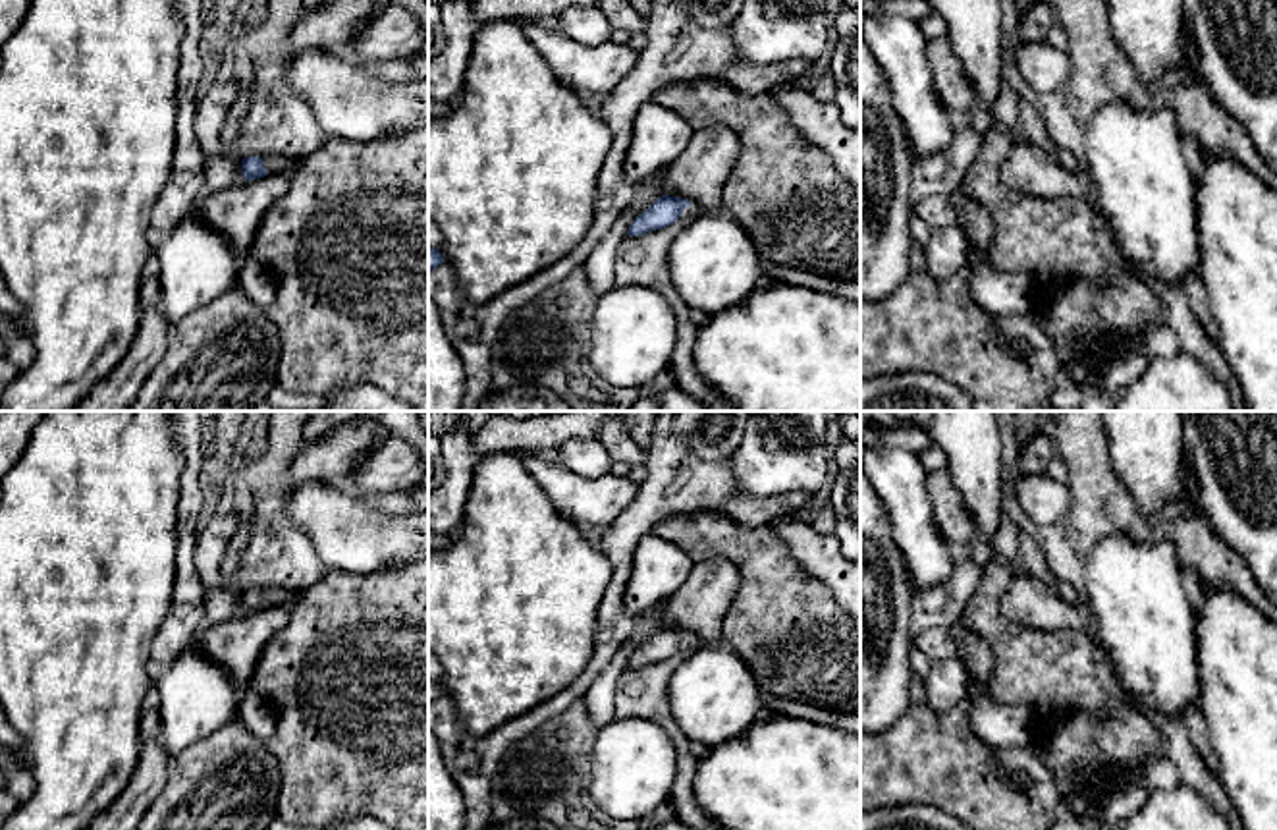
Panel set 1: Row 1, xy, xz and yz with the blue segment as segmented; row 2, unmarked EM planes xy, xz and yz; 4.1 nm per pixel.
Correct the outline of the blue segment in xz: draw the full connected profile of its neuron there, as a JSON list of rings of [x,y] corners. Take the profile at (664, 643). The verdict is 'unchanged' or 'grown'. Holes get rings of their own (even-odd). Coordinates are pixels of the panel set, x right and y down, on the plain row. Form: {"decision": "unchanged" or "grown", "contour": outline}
{"decision": "unchanged", "contour": [[[662,627],[633,652],[627,668],[642,668],[646,664],[666,660],[681,649],[685,639],[691,639],[687,631]]]}

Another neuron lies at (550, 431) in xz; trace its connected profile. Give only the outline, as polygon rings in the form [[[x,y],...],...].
[[[550,411],[532,421],[488,419],[473,436],[476,452],[557,450],[571,438],[594,438],[606,417],[617,417],[629,436],[646,452],[654,434],[656,411]]]

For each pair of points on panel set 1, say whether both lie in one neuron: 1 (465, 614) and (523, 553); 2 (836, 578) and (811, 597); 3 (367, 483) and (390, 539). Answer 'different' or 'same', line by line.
1: same
2: different
3: different

